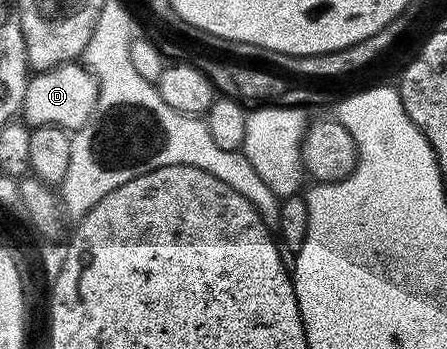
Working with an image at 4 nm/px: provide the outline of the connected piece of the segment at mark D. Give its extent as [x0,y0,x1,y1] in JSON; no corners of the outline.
[20,64,97,131]

